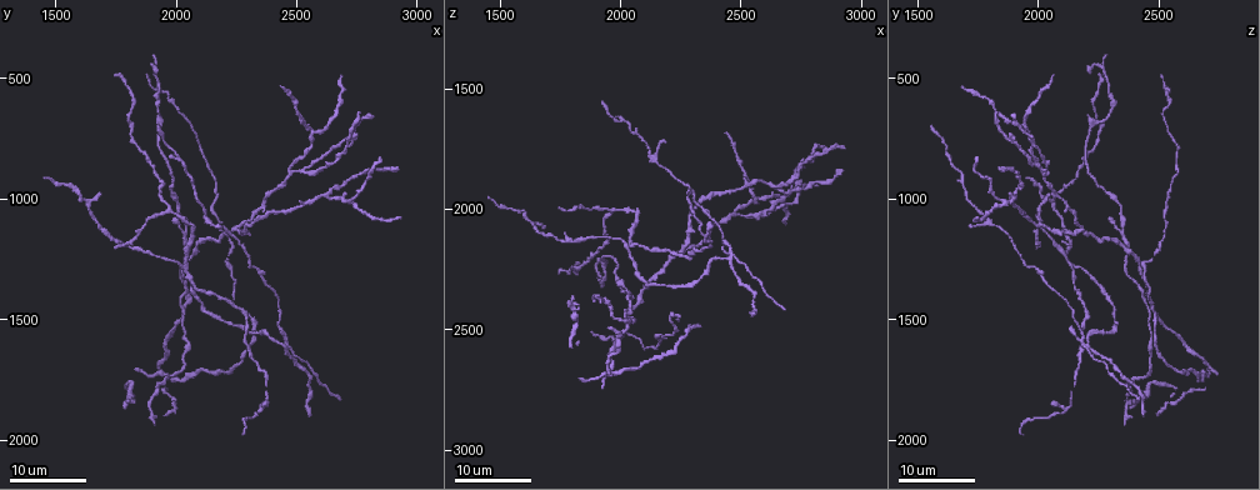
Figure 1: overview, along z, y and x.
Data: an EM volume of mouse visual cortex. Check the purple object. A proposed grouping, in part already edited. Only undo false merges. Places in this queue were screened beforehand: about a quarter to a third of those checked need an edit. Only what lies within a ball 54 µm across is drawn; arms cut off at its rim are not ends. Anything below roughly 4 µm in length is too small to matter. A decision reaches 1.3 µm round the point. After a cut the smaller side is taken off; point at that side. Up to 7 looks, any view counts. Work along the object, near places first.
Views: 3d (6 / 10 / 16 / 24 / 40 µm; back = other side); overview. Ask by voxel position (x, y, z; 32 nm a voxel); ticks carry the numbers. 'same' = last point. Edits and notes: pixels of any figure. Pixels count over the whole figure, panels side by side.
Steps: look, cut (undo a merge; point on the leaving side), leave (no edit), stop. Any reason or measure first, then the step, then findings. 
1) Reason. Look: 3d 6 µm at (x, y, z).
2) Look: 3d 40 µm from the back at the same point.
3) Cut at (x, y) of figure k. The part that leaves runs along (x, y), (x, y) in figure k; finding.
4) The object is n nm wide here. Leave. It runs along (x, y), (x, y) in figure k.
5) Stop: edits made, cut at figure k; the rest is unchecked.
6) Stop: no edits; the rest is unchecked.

Look: 3d 24 µm at (2730, 1010, 1860).

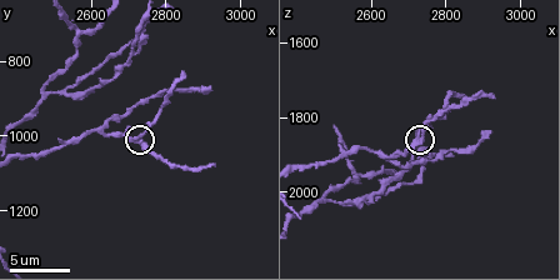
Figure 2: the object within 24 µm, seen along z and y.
Look: 3d 6 µm at (2730, 1010, 1860).

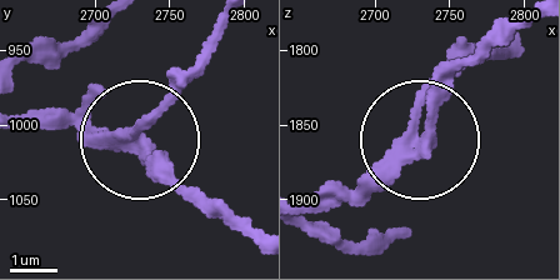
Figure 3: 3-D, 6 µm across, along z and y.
Leave. It runs along (26, 119), (134, 139), (201, 63) in figure 3; one neuron here.

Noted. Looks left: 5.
Three arms meet. Look: 3d 10 µm at (2580, 720, 1950).

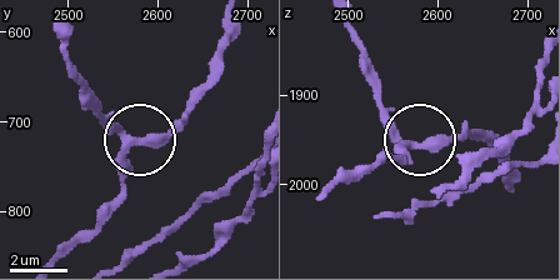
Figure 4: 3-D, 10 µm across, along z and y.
3 arms meet here. Leave. One neuron here.

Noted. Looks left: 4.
Three arms meet. Look: 3d 6 µm at (2480, 880, 2030).

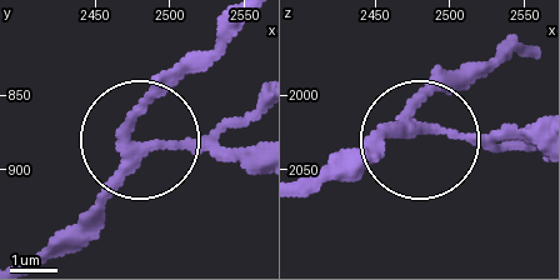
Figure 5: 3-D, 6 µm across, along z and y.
The object is 230 nm wide here. Leave. It runs along (41, 253), (136, 149), (256, 145) in figure 5; one neuron here.

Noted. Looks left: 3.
Stop: no edits; the rest is unchecked.

